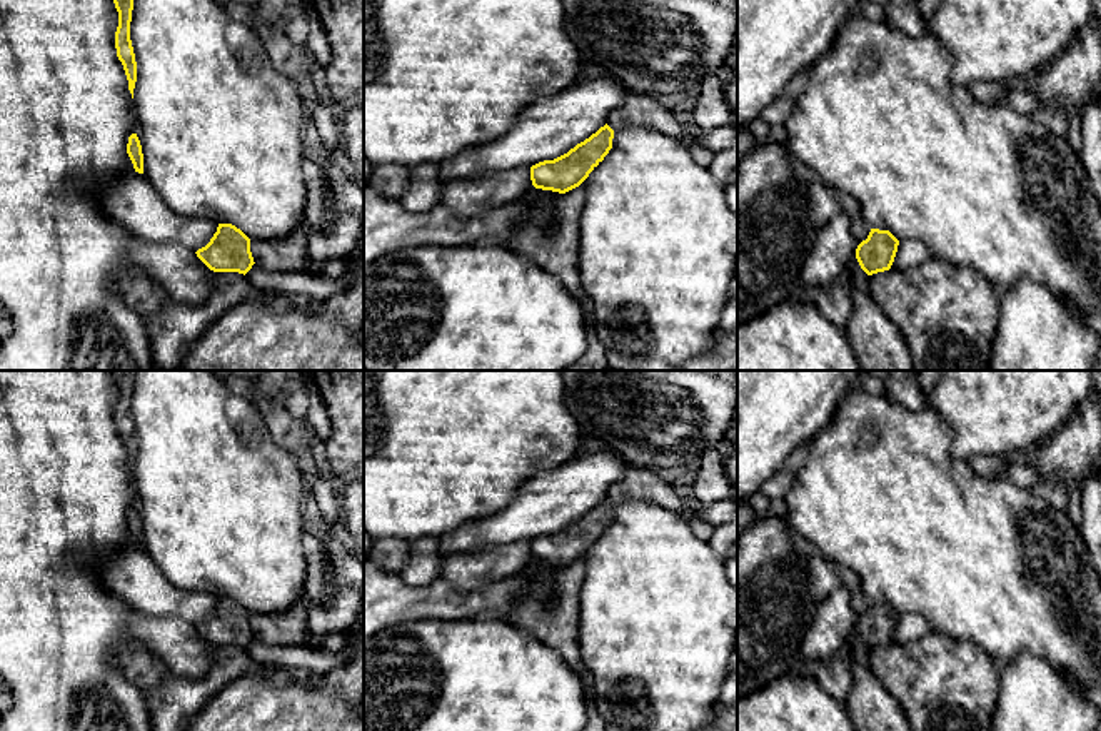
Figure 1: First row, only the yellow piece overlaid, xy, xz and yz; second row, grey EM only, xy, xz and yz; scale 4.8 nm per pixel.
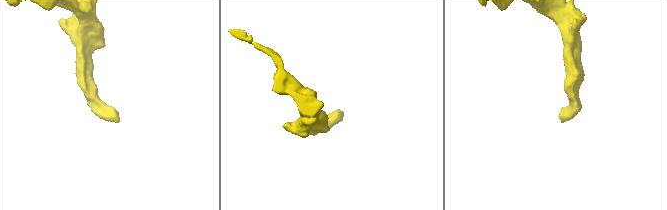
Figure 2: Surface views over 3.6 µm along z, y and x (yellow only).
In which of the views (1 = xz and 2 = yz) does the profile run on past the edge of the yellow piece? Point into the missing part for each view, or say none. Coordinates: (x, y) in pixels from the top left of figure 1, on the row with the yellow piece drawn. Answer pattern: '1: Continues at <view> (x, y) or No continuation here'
1: No continuation here
2: No continuation here

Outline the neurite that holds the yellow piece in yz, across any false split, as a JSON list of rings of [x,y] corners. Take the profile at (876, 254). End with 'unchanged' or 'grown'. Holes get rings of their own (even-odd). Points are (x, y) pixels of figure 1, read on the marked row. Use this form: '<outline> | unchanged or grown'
[[[871,229],[866,240],[862,240],[856,249],[856,259],[861,269],[867,274],[877,274],[889,270],[899,240],[889,230]]] | unchanged

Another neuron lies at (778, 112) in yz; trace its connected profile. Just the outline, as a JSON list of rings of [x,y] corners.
[[[799,72],[787,82],[784,92],[762,110],[761,118],[766,120],[771,127],[784,125],[806,85],[807,73]]]

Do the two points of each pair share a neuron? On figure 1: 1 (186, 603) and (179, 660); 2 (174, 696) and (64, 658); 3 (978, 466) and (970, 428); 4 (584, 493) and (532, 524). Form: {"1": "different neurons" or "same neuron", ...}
{"1": "different neurons", "2": "different neurons", "3": "different neurons", "4": "same neuron"}

